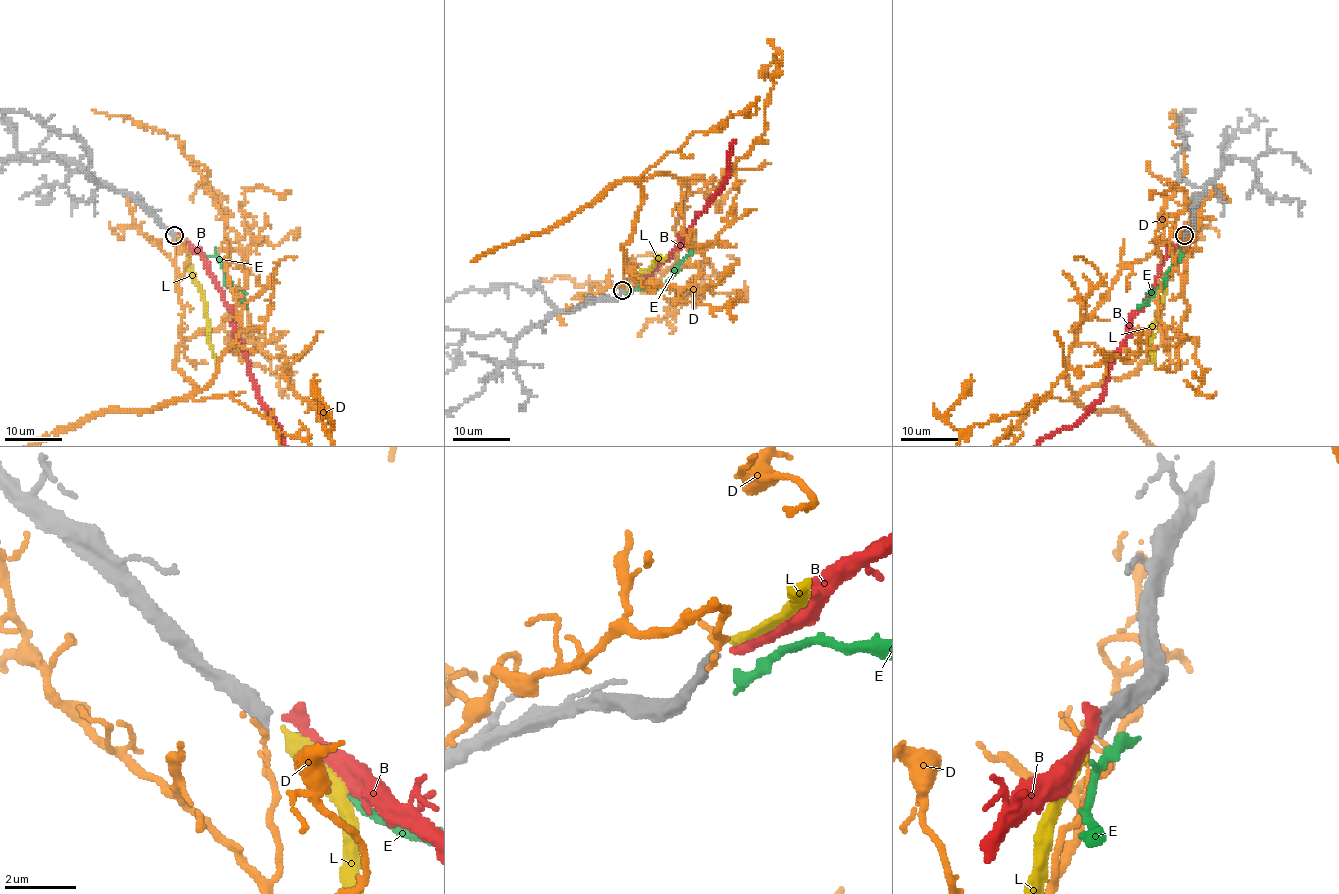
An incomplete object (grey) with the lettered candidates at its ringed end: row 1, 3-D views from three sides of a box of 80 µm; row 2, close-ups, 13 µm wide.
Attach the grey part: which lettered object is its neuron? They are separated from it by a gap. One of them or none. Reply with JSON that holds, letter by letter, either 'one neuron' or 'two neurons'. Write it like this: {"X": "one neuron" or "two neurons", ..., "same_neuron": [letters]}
{"B": "two neurons", "D": "two neurons", "E": "two neurons", "L": "one neuron", "same_neuron": ["L"]}

